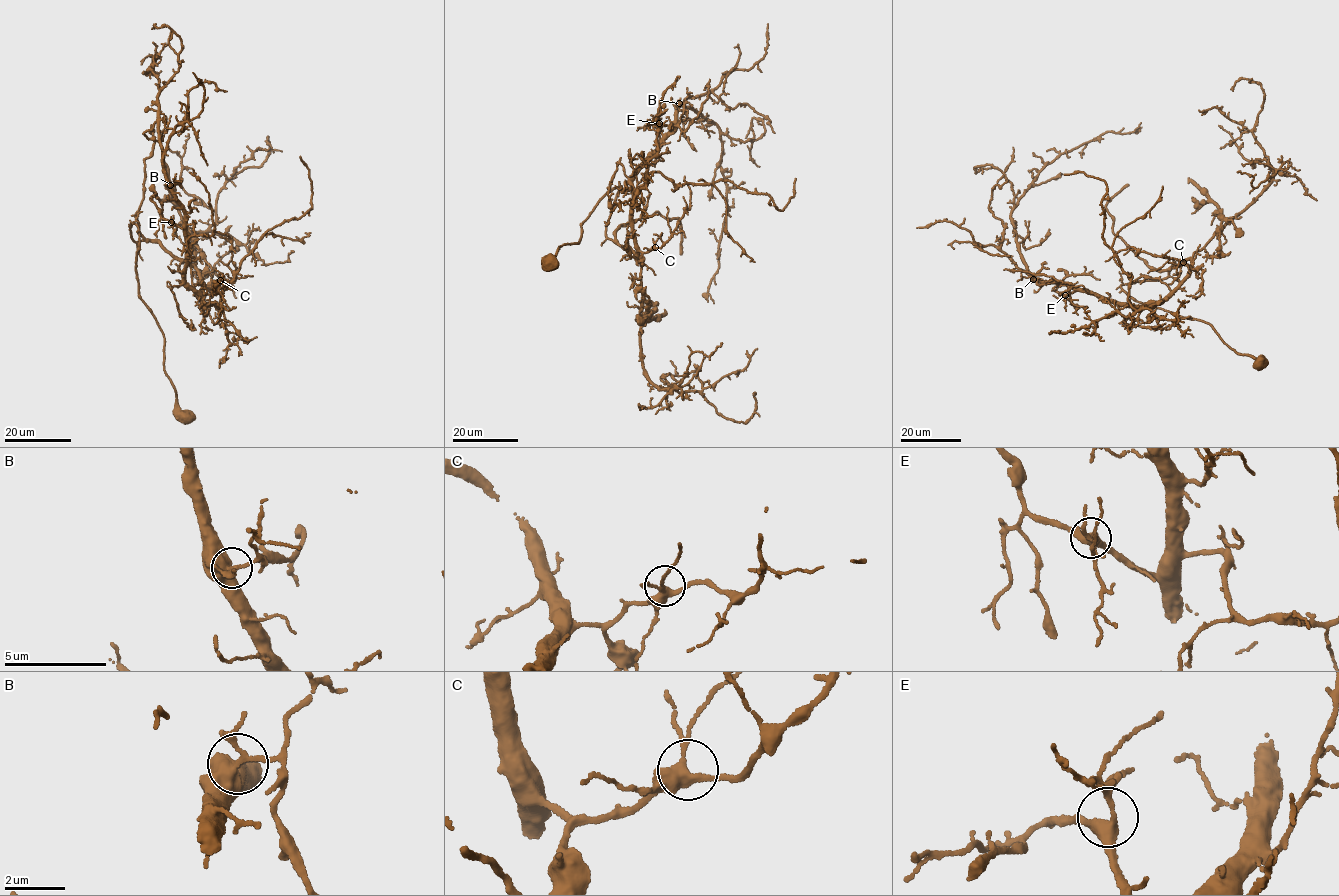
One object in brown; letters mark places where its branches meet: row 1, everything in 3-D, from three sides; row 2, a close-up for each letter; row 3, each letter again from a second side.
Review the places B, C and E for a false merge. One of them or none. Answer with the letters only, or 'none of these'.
none of these

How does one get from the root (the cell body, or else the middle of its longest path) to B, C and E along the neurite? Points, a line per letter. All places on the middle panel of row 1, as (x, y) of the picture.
B: (549, 263), (620, 186), (606, 236), (639, 260), (631, 175), (679, 104)
C: (549, 263), (559, 247), (579, 242), (597, 202), (620, 186), (606, 236), (639, 260), (638, 250), (655, 247)
E: (549, 263), (620, 186), (606, 236), (639, 260), (631, 175), (663, 137), (659, 123)

